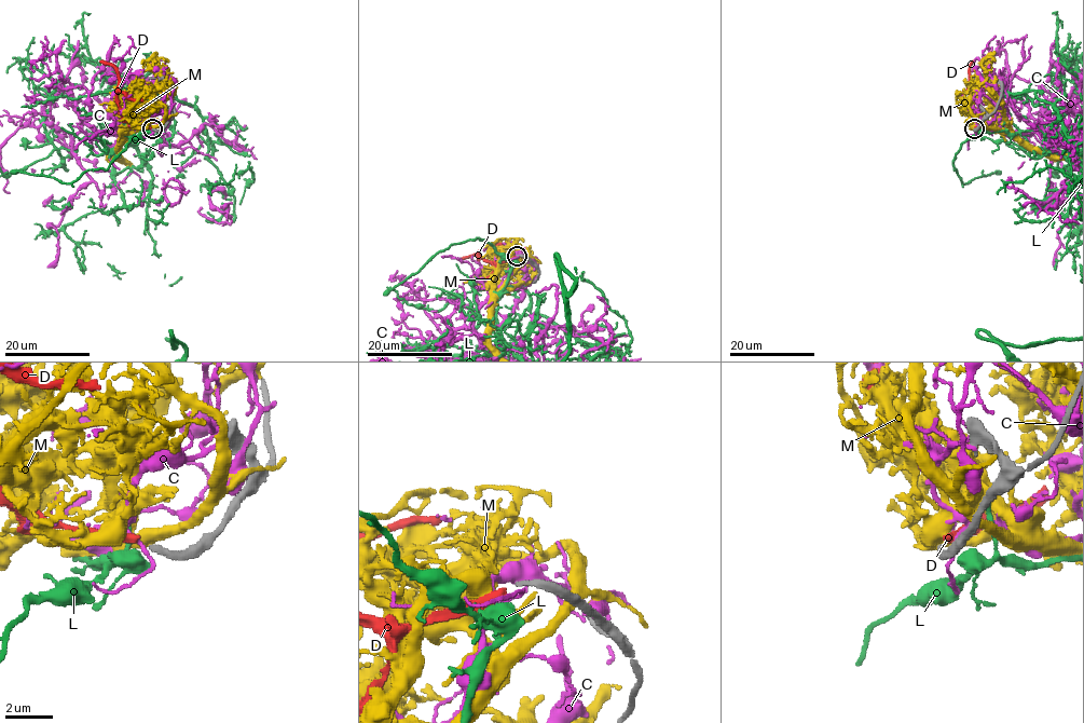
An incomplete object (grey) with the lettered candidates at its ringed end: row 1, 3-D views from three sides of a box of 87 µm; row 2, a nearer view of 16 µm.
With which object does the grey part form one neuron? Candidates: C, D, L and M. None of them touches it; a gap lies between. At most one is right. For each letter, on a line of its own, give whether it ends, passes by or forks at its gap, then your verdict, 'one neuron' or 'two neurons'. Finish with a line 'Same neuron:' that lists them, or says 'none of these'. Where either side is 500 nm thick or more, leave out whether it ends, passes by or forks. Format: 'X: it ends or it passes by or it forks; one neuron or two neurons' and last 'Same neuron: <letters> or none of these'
C: it passes by; two neurons
D: it ends; one neuron
L: two neurons
M: it forks; two neurons
Same neuron: D

